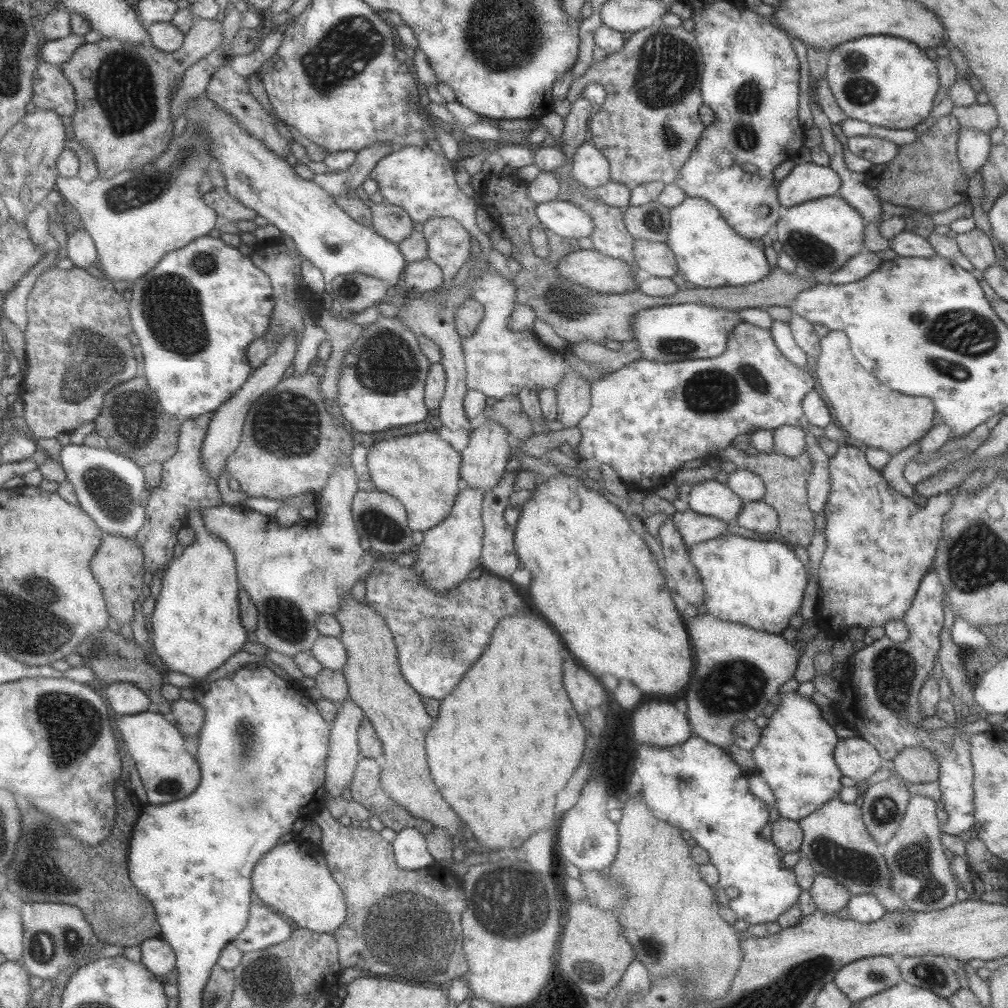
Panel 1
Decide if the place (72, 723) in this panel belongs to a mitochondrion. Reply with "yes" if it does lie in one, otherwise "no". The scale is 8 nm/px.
yes

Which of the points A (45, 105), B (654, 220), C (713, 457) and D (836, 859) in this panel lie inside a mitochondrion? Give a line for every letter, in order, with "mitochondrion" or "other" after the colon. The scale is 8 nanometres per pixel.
A: other
B: mitochondrion
C: other
D: mitochondrion

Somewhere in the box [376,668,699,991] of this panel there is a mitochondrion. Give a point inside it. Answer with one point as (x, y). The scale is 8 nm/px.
(508, 901)

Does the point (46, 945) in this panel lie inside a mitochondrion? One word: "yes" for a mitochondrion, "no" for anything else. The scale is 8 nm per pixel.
yes

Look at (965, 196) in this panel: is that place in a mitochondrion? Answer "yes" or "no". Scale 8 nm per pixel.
no

